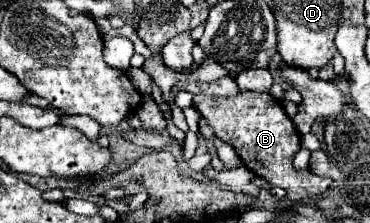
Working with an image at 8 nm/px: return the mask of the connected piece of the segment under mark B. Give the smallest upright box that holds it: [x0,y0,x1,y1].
[193,92,331,200]

